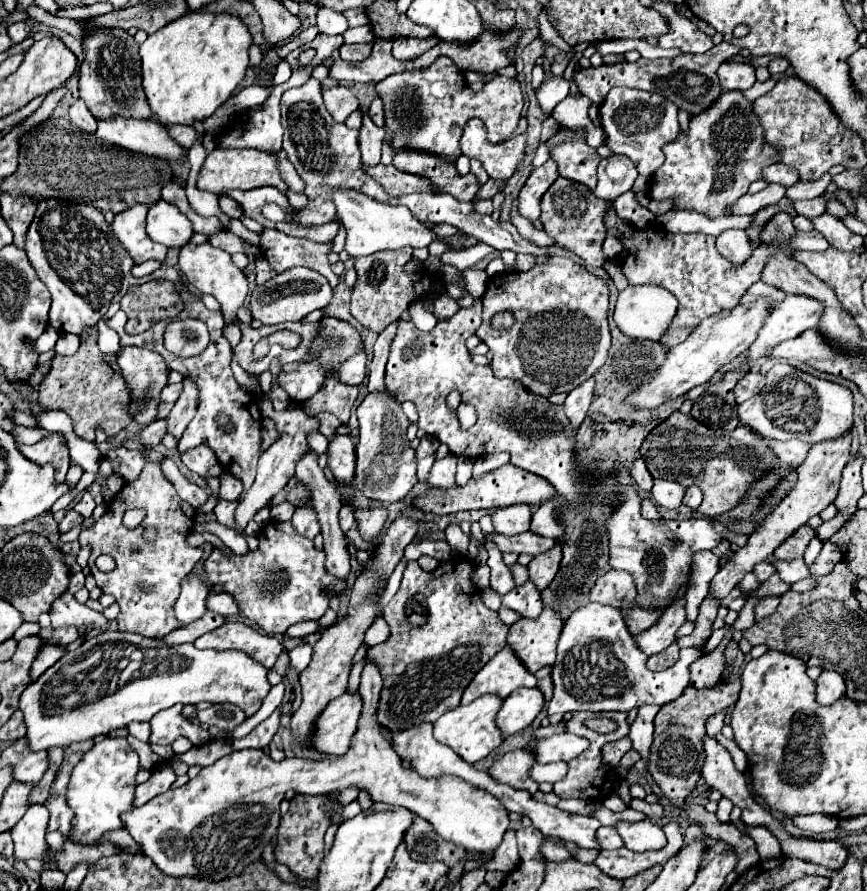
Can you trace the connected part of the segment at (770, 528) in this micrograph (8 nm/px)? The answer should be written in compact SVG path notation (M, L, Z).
M850 433L844 439L834 439L828 443L816 443L812 445L806 461L802 463L802 467L798 469L798 481L794 485L794 489L786 495L786 499L764 519L764 527L760 527L760 531L752 533L752 537L748 539L748 545L738 549L736 555L728 561L728 565L724 565L716 577L710 581L710 589L708 595L716 601L722 601L740 581L742 577L754 569L754 565L758 565L760 561L766 561L768 555L774 553L774 549L784 543L792 533L796 533L812 515L818 515L822 509L826 509L838 495L838 485L840 485L840 475L842 469L846 467L850 459Z

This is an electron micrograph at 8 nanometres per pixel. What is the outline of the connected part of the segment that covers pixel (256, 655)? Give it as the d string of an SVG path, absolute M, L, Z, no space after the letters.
M228 621L222 627L198 637L194 641L198 649L216 649L216 651L244 651L248 657L258 661L264 667L272 667L276 657L282 653L280 639L266 635L244 621Z

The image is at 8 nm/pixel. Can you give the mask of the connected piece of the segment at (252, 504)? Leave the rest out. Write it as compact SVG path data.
M260 395L258 397L258 407L262 411L262 415L270 417L276 421L278 431L282 433L282 437L266 451L260 455L260 463L258 463L258 477L254 481L254 485L244 491L242 499L238 501L236 513L234 513L234 521L236 521L236 533L242 533L244 527L248 525L248 521L256 515L256 511L260 511L262 507L266 507L270 503L270 499L280 493L286 483L294 477L294 467L296 467L296 459L300 459L300 455L304 455L304 451L308 451L308 443L306 443L306 433L312 429L318 429L318 421L314 417L308 417L304 411L276 411L272 407L272 401L268 399L268 395Z

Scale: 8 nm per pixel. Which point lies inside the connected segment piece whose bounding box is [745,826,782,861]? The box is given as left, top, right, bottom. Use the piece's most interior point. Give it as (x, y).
(768, 846)

